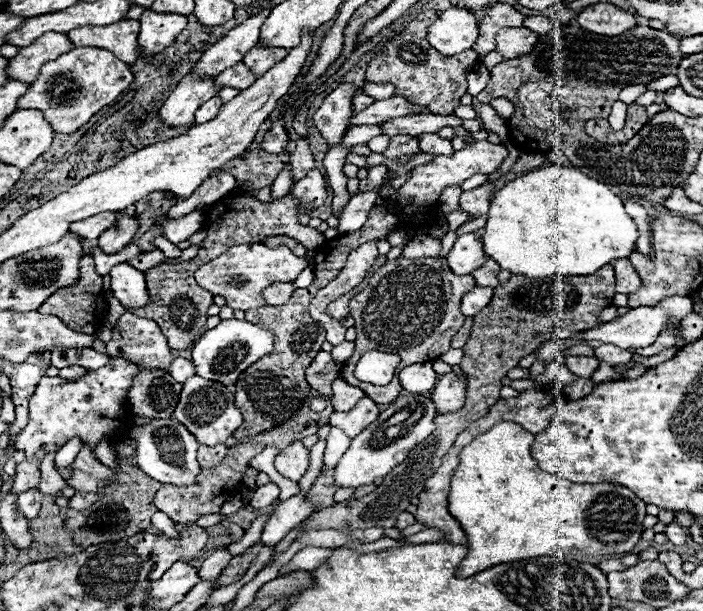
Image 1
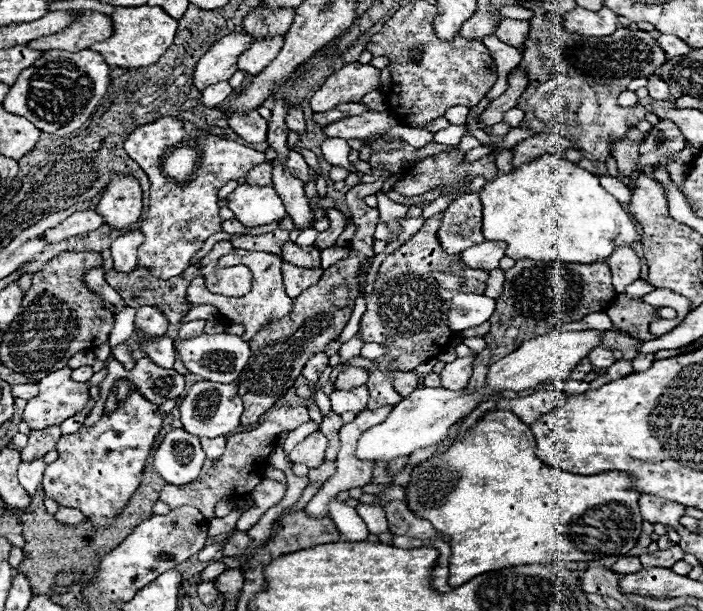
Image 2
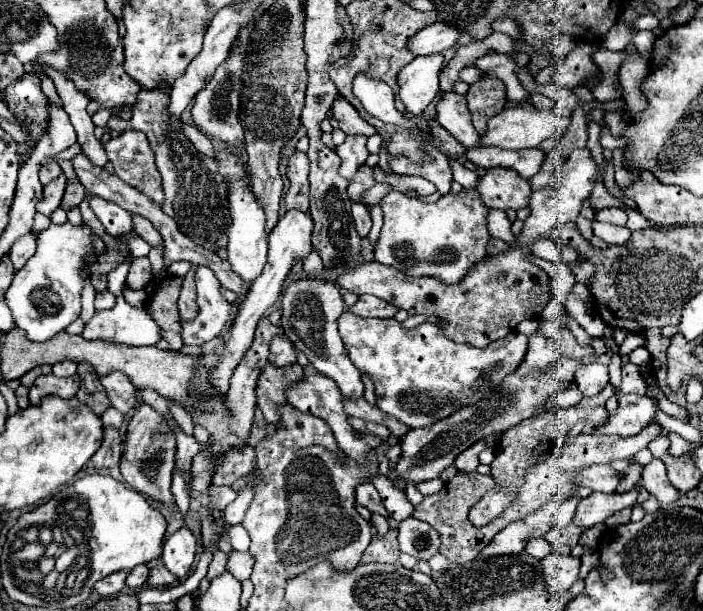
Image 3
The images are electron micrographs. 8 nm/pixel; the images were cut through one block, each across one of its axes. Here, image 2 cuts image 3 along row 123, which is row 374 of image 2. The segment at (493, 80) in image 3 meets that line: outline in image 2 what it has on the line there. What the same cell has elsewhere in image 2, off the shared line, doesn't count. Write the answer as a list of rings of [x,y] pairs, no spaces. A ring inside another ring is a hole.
[[[520,260],[514,268],[506,270],[506,280],[502,288],[502,296],[496,298],[496,312],[490,316],[492,330],[484,336],[486,348],[474,358],[474,372],[466,386],[466,392],[476,392],[484,388],[490,364],[508,356],[508,352],[516,350],[524,340],[532,340],[532,336],[540,336],[548,330],[548,322],[552,322],[552,330],[566,322],[578,322],[586,314],[606,312],[612,300],[616,298],[616,290],[612,288],[612,272],[606,262],[600,264],[560,264],[554,262],[534,262]]]

